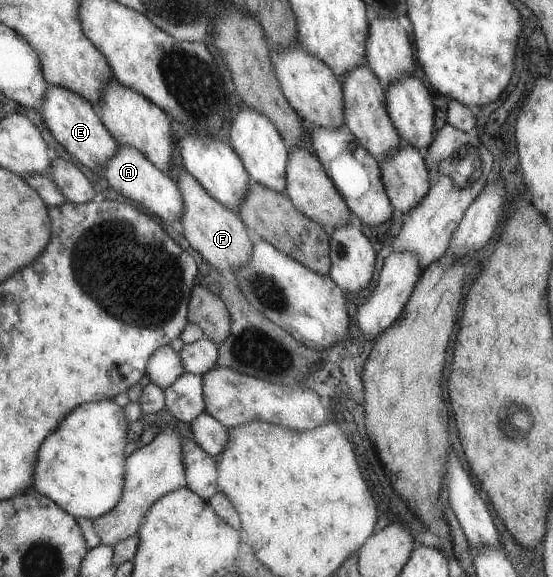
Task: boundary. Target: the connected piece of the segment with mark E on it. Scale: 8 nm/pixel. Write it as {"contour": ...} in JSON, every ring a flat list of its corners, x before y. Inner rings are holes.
{"contour":[[50,86,41,110,43,121,49,131,68,153,91,171,102,175,102,169,109,159,117,154,119,147,105,124,102,123,102,118,98,115,95,105,72,90]]}

